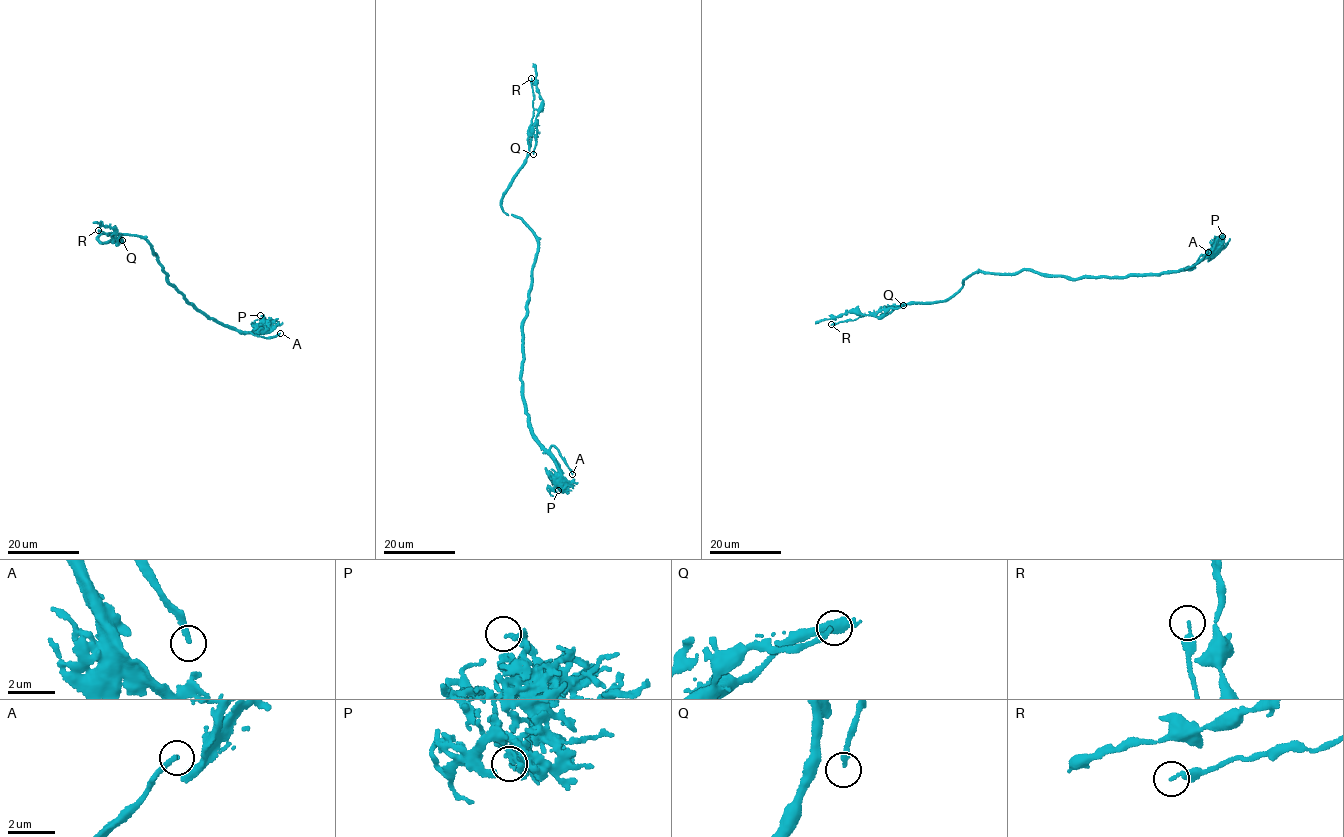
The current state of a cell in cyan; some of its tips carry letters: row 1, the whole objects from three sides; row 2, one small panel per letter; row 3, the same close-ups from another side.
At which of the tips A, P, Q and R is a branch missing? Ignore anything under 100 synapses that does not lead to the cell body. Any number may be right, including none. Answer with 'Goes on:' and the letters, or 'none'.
Goes on: A

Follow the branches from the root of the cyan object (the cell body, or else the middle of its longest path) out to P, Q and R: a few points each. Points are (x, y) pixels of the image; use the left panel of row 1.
P: (155, 253), (170, 283), (206, 316), (249, 333), (264, 331), (264, 317), (260, 315)
Q: (155, 253), (139, 236), (108, 232), (97, 238), (103, 243), (112, 237), (117, 243), (122, 240)
R: (155, 253), (139, 236), (103, 233), (97, 238), (102, 243), (115, 239), (113, 242), (109, 235), (98, 230)

